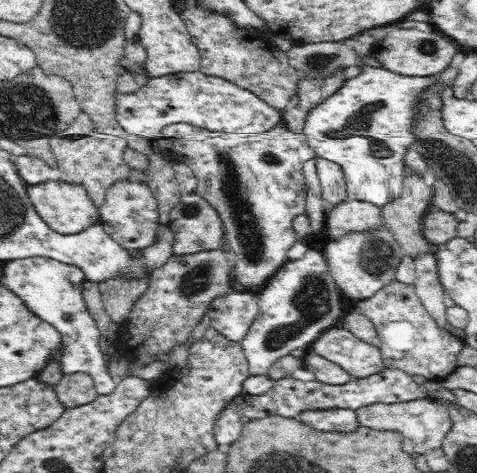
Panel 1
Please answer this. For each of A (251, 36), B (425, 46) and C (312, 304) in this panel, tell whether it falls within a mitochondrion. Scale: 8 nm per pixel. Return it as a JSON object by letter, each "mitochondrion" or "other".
{"A":"other","B":"mitochondrion","C":"mitochondrion"}

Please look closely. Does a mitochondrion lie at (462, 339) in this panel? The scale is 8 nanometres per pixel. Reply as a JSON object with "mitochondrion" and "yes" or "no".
{"mitochondrion":"no"}

